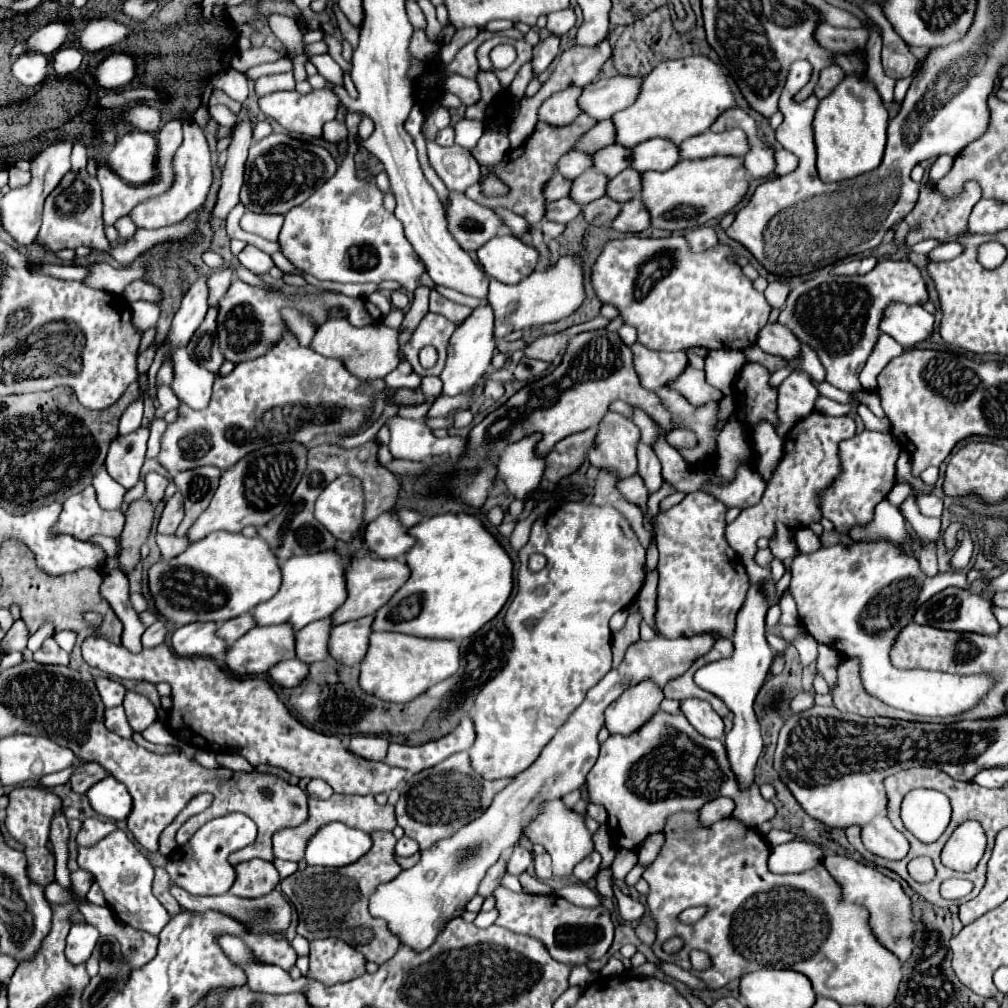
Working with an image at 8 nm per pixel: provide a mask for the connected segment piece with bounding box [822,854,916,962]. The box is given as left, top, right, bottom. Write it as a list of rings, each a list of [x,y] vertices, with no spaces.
[[[836,854],[826,856],[822,864],[828,870],[828,874],[838,882],[842,900],[848,904],[864,906],[868,910],[870,914],[868,924],[874,930],[876,940],[884,948],[888,948],[894,956],[898,956],[900,962],[906,962],[914,952],[912,938],[916,932],[916,922],[914,922],[914,912],[912,912],[912,898],[902,890],[902,886],[896,880],[884,876],[880,870],[848,856],[836,856]]]

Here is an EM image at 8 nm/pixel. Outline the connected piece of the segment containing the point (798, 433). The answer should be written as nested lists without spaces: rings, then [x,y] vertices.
[[[810,412],[806,418],[796,422],[796,426],[784,438],[784,456],[776,466],[772,478],[766,484],[766,492],[756,506],[744,508],[740,516],[726,526],[726,542],[734,552],[740,554],[750,582],[762,582],[764,592],[770,604],[776,604],[776,588],[770,576],[770,570],[752,564],[752,554],[756,552],[758,538],[772,538],[776,530],[776,522],[782,522],[790,530],[806,528],[812,522],[820,522],[820,510],[816,494],[830,486],[830,482],[838,474],[838,444],[846,438],[852,438],[856,432],[854,420],[848,416],[832,418],[820,412]]]

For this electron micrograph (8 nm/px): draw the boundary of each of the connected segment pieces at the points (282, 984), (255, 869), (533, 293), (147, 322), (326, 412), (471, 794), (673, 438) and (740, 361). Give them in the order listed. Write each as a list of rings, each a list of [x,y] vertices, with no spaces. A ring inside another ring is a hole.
[[[250,966],[246,976],[252,992],[288,994],[288,992],[298,992],[302,986],[306,986],[304,976],[300,980],[292,980],[290,974],[278,970],[276,966]]]
[[[248,860],[234,866],[234,870],[236,882],[228,892],[240,898],[260,898],[264,894],[270,894],[280,882],[274,864],[266,860]]]
[[[564,256],[556,266],[546,270],[534,270],[530,278],[524,278],[520,284],[508,286],[498,280],[490,280],[488,302],[494,310],[494,338],[500,340],[514,330],[526,330],[530,326],[540,326],[548,322],[562,320],[570,316],[584,302],[582,288],[582,268],[580,262],[572,256]]]
[[[140,300],[140,302],[132,302],[130,308],[132,308],[134,324],[136,324],[142,332],[146,332],[150,326],[156,326],[158,316],[160,316],[160,310],[158,310],[156,304],[146,302],[146,300]]]
[[[288,332],[266,356],[250,362],[240,362],[228,376],[216,378],[210,404],[204,410],[192,410],[190,406],[180,404],[176,422],[168,424],[166,432],[160,438],[158,462],[172,474],[198,466],[216,466],[220,470],[226,470],[250,450],[256,450],[258,446],[266,446],[270,442],[296,440],[308,444],[316,434],[322,432],[352,432],[370,416],[372,392],[382,388],[384,382],[380,378],[372,384],[366,384],[356,376],[350,376],[342,362],[302,348],[296,336]]]
[[[454,754],[432,766],[430,770],[422,770],[408,778],[404,790],[400,790],[400,800],[396,804],[396,820],[398,826],[404,828],[406,836],[420,844],[420,850],[428,850],[434,842],[452,836],[456,830],[466,826],[468,822],[476,820],[486,812],[492,798],[506,788],[514,778],[500,778],[500,780],[486,780],[474,772],[468,754]],[[478,798],[478,806],[472,802]]]
[[[688,430],[668,432],[668,442],[670,442],[674,448],[680,448],[680,446],[694,446],[694,434],[690,434]]]
[[[712,350],[706,358],[706,382],[730,396],[744,364],[746,358],[742,358],[742,352],[738,350]]]

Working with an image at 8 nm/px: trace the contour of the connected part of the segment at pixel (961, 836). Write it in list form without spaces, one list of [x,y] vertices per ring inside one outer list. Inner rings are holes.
[[[978,822],[958,826],[944,846],[942,862],[956,872],[970,872],[980,862],[986,848],[986,834]]]

